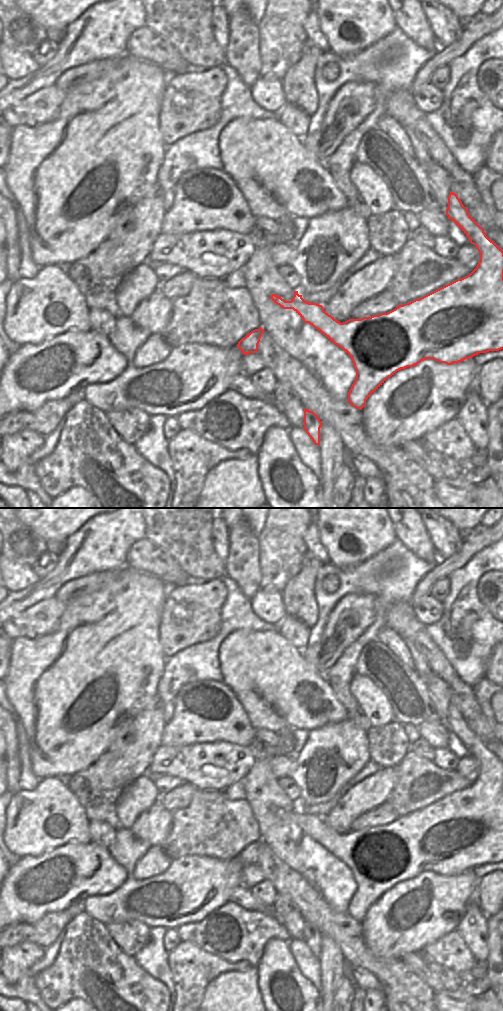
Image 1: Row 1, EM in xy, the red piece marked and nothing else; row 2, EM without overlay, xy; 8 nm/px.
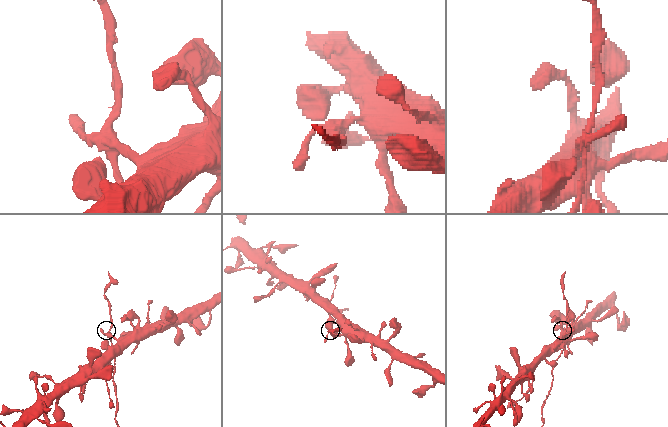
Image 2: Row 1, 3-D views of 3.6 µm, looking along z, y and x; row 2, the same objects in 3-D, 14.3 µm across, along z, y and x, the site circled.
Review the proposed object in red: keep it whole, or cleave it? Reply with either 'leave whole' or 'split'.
split

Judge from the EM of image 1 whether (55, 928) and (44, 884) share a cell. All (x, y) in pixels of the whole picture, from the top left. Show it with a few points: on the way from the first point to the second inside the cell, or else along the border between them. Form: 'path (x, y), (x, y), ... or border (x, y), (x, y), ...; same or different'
border (65, 910), (47, 913), (30, 923); different

